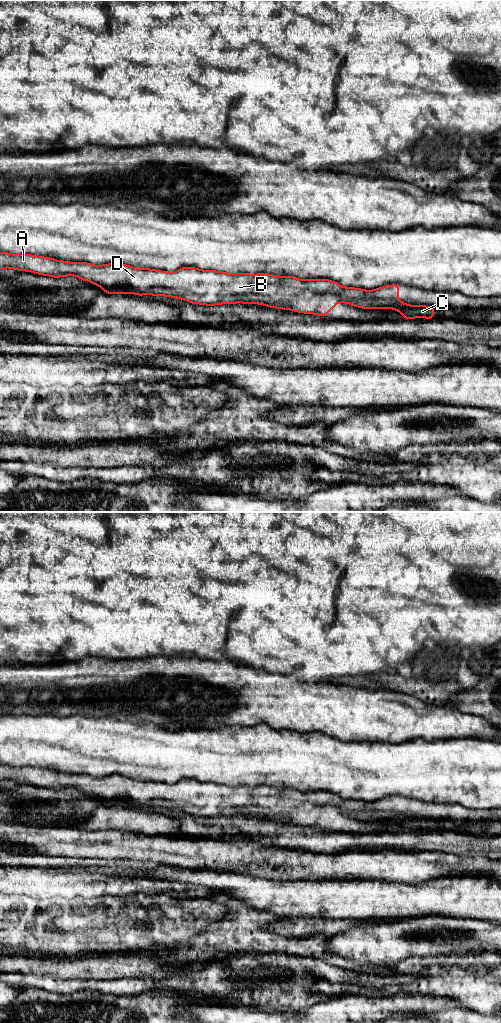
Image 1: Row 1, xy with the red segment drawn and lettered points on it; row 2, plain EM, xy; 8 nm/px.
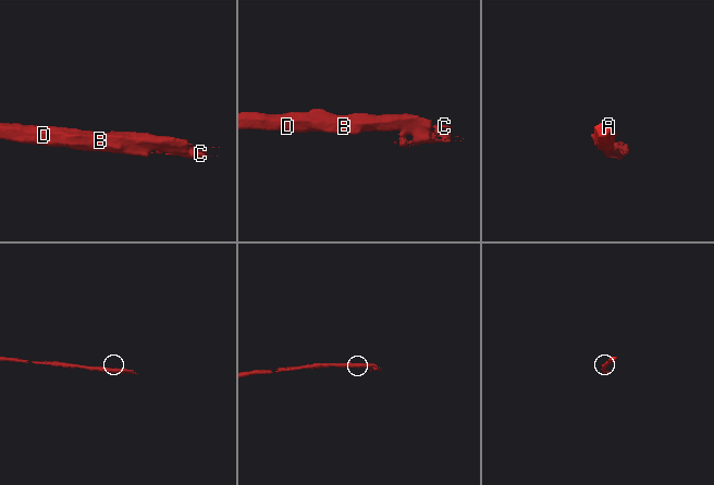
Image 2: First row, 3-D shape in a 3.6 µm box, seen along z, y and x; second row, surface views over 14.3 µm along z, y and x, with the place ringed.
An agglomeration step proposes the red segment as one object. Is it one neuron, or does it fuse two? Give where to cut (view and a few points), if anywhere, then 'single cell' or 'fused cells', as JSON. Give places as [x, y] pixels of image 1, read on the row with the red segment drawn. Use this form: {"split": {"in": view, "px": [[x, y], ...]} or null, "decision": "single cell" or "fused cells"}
{"split": {"in": "xy", "px": [[398, 300], [366, 299], [349, 300], [347, 302]]}, "decision": "fused cells"}

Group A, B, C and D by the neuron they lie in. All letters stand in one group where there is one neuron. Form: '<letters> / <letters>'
A B D / C

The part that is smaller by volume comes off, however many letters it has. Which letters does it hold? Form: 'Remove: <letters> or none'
Remove: C

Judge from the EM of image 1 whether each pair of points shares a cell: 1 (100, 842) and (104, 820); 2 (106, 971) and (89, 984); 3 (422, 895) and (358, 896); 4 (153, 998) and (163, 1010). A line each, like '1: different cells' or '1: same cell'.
1: different cells
2: different cells
3: same cell
4: same cell

